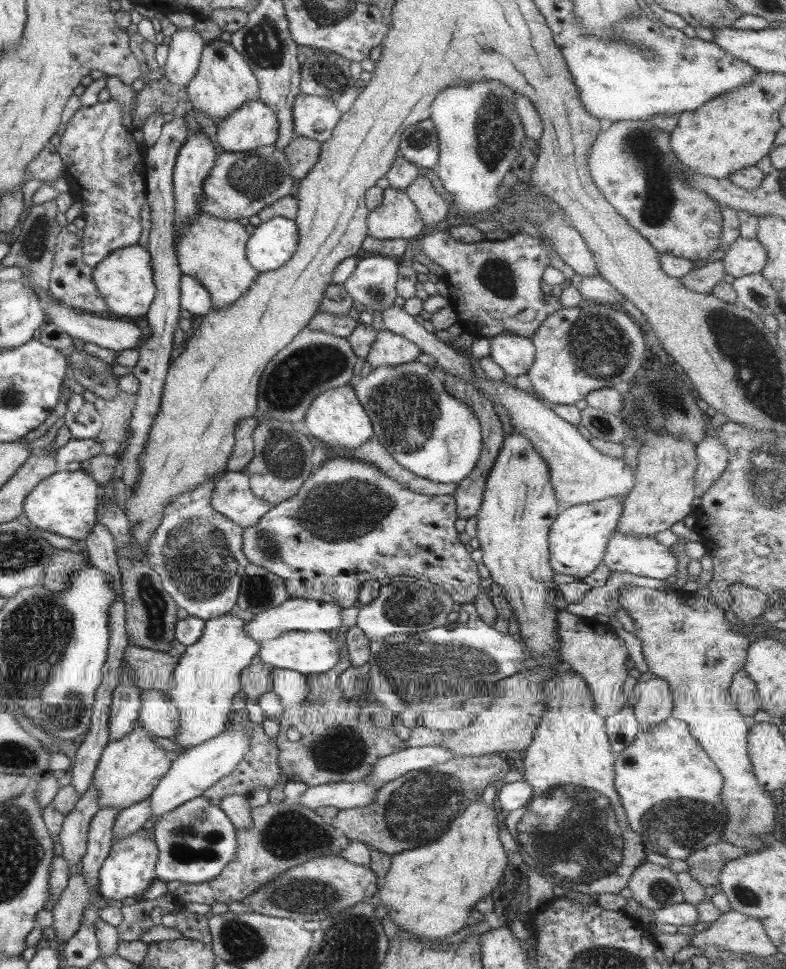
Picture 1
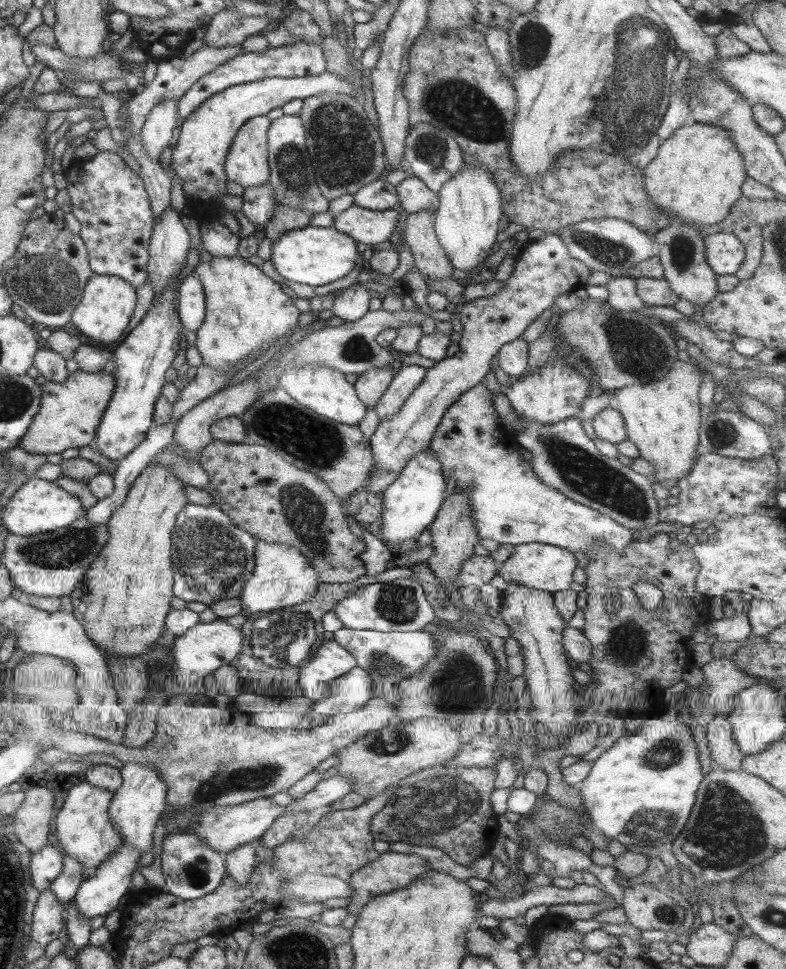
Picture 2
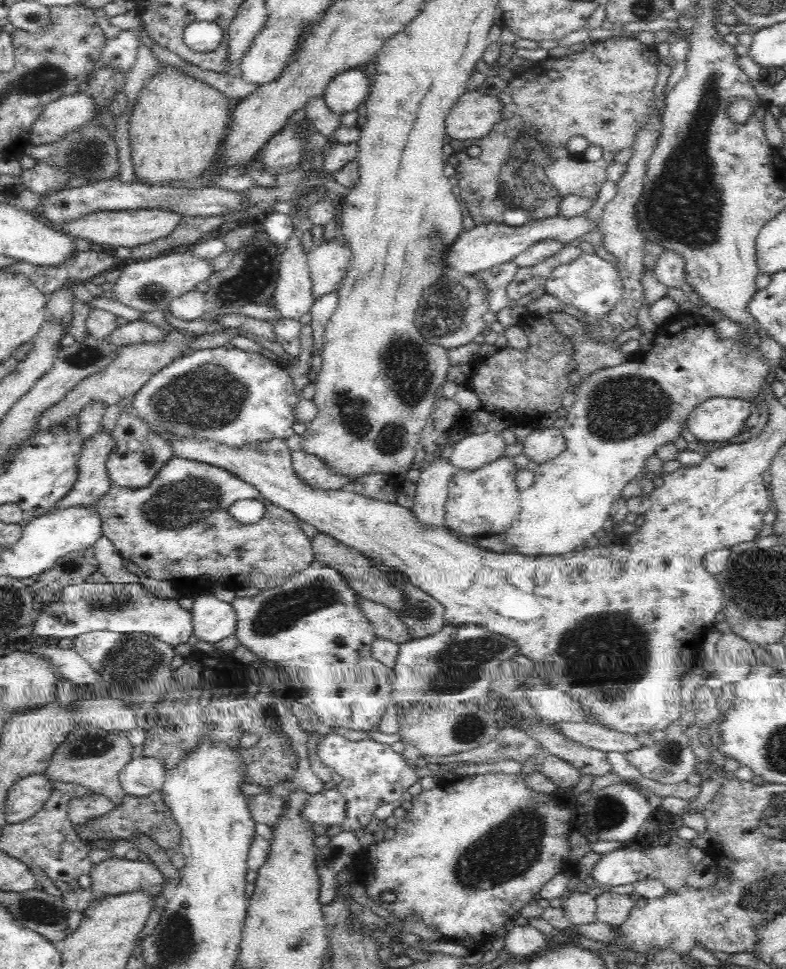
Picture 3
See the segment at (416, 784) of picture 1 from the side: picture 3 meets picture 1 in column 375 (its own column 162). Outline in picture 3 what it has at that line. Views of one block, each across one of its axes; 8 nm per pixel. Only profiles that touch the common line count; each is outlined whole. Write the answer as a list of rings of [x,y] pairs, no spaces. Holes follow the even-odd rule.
[[[161,791],[150,793],[148,796],[134,796],[125,793],[122,802],[119,805],[112,805],[106,814],[101,814],[82,824],[73,825],[73,829],[88,844],[95,840],[134,842],[134,836],[140,836],[143,833],[146,838],[156,842],[158,846],[162,847],[162,850],[167,852],[179,848],[181,844],[181,828],[174,820],[170,807],[164,802]]]

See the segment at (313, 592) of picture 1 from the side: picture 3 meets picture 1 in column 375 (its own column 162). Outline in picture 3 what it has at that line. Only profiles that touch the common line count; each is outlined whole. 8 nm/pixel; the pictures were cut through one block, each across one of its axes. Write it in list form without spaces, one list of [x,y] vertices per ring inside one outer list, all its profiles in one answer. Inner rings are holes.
[[[175,456],[162,466],[158,474],[154,477],[154,480],[150,483],[150,486],[142,487],[141,489],[111,486],[108,492],[96,502],[96,507],[98,507],[98,513],[102,517],[103,536],[112,543],[112,546],[121,557],[130,560],[132,564],[136,564],[148,578],[154,578],[154,580],[168,580],[176,584],[183,579],[196,580],[201,577],[206,577],[208,580],[213,581],[214,586],[220,585],[228,590],[236,591],[240,590],[240,588],[248,588],[248,586],[259,588],[260,590],[272,590],[272,588],[282,586],[286,580],[290,580],[294,574],[304,570],[314,561],[314,551],[311,542],[302,529],[302,525],[300,524],[301,520],[294,513],[267,501],[256,487],[252,486],[249,482],[243,481],[242,478],[237,477],[234,473],[230,473],[229,470],[224,470],[218,466],[212,466],[203,462],[196,462]],[[245,498],[255,498],[256,500],[262,501],[266,507],[264,516],[256,524],[247,525],[241,523],[232,514],[228,513],[230,506],[234,502]]]

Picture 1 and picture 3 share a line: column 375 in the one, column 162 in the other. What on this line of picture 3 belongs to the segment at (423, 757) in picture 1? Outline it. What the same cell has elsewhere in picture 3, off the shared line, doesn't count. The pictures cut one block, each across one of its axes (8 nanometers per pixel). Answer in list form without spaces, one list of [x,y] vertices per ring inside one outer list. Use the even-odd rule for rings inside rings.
[[[141,756],[133,759],[120,774],[120,783],[124,792],[130,795],[148,796],[150,793],[160,791],[167,767],[156,758]]]

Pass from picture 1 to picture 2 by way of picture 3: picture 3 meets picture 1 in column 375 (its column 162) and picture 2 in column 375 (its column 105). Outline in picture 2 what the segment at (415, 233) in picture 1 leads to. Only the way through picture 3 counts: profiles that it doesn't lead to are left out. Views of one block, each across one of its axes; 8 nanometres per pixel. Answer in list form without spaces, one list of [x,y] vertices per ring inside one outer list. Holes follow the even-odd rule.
[[[351,205],[332,220],[332,228],[363,244],[386,246],[386,240],[397,230],[398,215],[394,209],[371,211]]]

